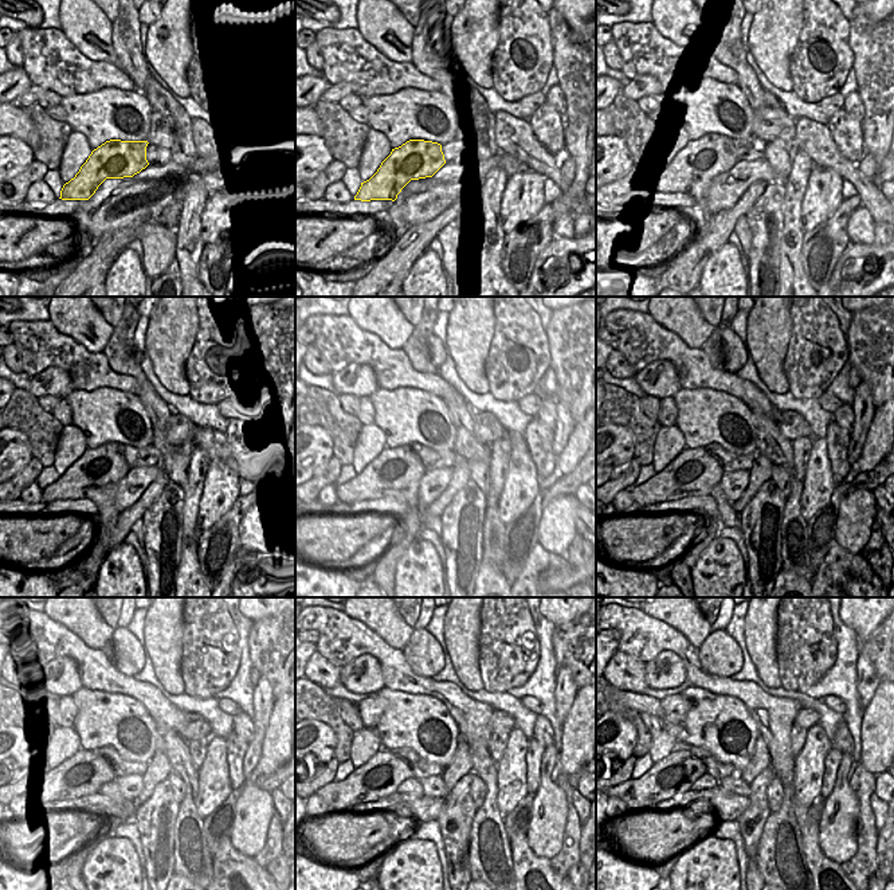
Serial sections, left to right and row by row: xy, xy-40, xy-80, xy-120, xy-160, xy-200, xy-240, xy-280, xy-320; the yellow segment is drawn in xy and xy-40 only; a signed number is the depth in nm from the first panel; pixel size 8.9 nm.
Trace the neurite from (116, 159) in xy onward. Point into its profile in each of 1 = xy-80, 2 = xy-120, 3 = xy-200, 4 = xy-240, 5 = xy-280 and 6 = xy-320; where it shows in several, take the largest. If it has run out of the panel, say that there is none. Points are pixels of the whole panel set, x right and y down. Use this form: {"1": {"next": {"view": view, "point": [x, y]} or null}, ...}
{"1": {"next": {"view": "xy-80", "point": [710, 156]}}, "2": {"next": {"view": "xy-120", "point": [95, 474]}}, "3": {"next": {"view": "xy-200", "point": [694, 471]}}, "4": {"next": {"view": "xy-240", "point": [82, 775]}}, "5": {"next": {"view": "xy-280", "point": [380, 776]}}, "6": {"next": {"view": "xy-320", "point": [674, 775]}}}

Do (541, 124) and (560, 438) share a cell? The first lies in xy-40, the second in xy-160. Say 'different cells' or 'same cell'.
different cells

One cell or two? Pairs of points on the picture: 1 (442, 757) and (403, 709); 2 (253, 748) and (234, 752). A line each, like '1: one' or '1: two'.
1: one
2: two

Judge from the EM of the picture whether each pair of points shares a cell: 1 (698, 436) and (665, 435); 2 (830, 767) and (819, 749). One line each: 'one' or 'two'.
1: two
2: two

